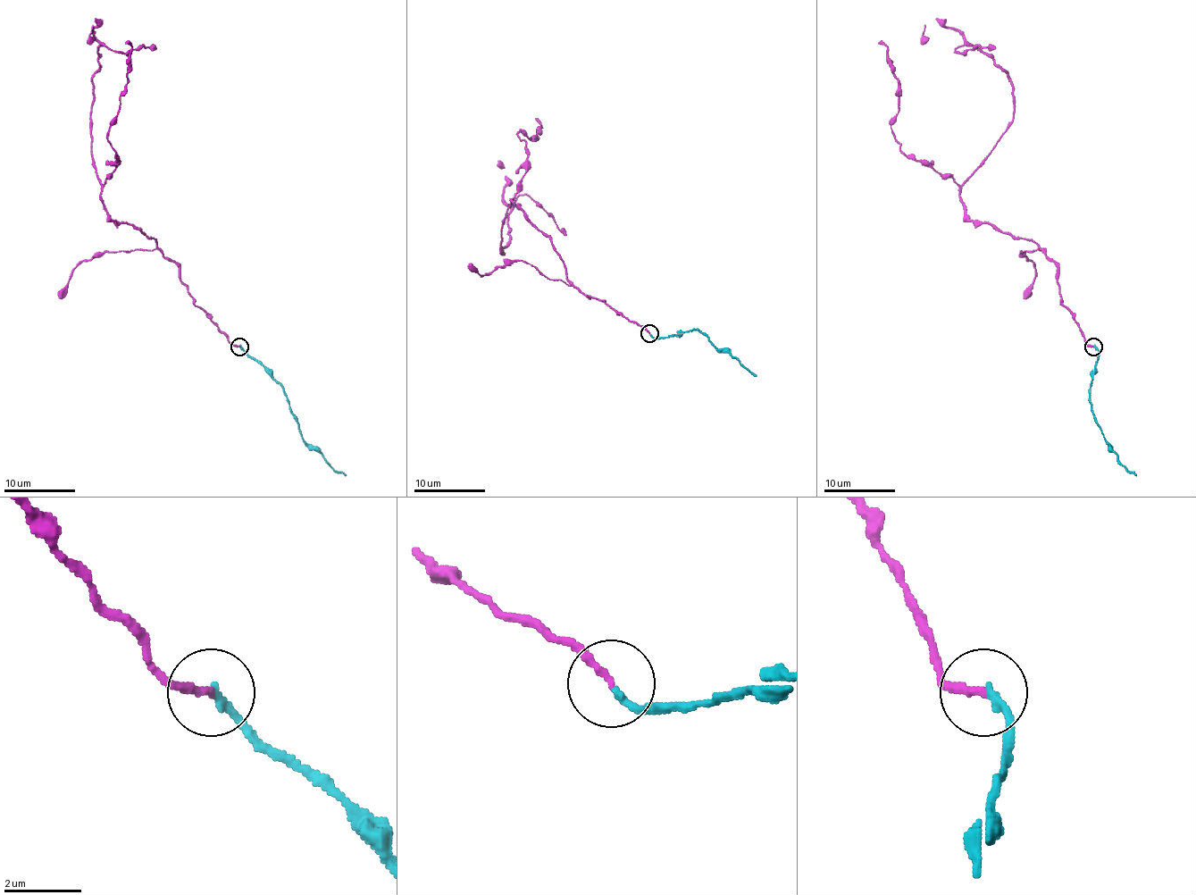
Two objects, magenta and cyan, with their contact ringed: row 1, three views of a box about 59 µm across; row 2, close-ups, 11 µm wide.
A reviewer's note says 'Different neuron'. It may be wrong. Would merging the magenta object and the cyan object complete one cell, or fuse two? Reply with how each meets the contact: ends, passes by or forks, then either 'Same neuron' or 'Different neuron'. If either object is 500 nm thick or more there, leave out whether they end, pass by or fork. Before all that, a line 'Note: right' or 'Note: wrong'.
Note: wrong
At the ring magenta ends. At the ring cyan ends. Same neuron

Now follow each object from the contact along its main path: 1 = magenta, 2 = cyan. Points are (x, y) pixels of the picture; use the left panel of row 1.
1: (240, 346), (194, 304), (179, 268), (156, 243), (116, 223), (100, 195), (91, 153), (98, 50), (156, 48)
2: (240, 346), (282, 388), (289, 412), (304, 439), (347, 475)

